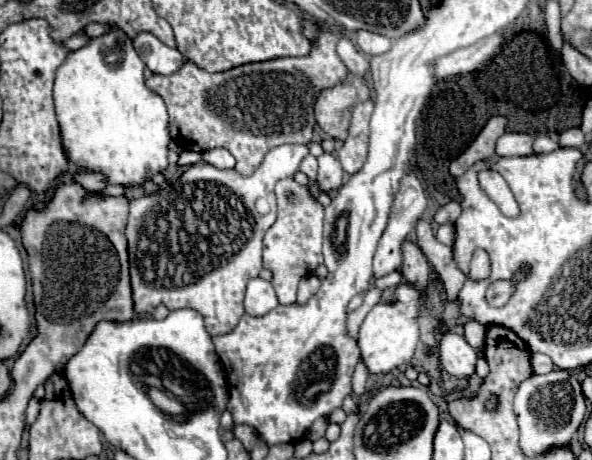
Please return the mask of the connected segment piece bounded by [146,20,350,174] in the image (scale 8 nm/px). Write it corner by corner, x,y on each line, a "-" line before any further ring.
304,20
302,22
302,34
310,40
310,54
298,56
298,58
274,58
266,62
252,62
242,64
238,68
226,70
226,72
206,72
198,68
194,62
186,62
176,74
162,76
152,74
146,80
146,86
150,90
158,92
170,114
170,134
174,142
182,150
194,150
194,152
206,152
210,148
228,148
234,158
238,160
236,170
240,174
252,174
258,164
262,162
264,154
280,144
308,144
312,140
314,130
314,102
318,98
318,92
336,86
348,76
346,64
336,54
338,36
334,32
324,32
316,22

